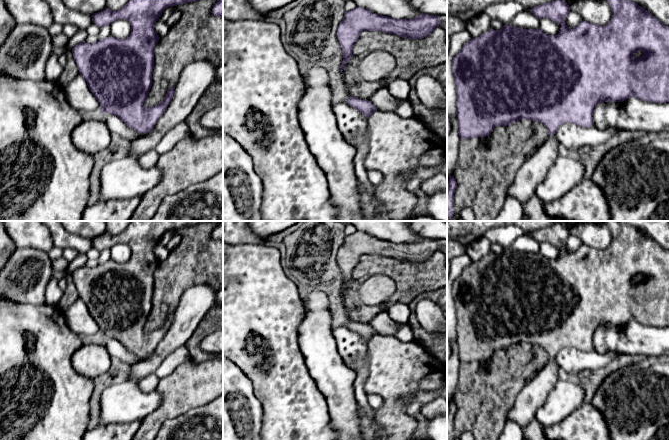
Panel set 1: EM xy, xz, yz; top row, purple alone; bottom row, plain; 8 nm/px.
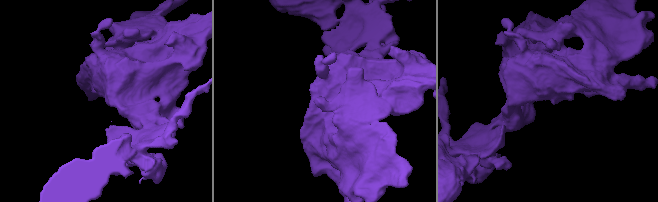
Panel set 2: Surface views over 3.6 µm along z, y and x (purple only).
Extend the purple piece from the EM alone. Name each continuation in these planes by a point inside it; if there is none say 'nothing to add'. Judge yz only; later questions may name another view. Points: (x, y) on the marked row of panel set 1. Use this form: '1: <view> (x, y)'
nothing to add

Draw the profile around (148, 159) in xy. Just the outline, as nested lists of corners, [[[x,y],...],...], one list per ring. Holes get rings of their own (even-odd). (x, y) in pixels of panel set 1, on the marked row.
[[[155,149],[148,150],[142,153],[138,161],[140,165],[144,168],[151,168],[157,165],[160,155],[155,151]]]

